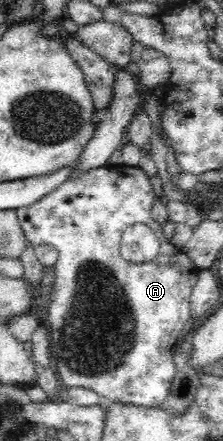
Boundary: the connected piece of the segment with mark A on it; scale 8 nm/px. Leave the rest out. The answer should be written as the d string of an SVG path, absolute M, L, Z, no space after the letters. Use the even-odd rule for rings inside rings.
M115 160L109 166L95 168L77 177L72 177L64 184L61 184L60 187L55 188L50 194L43 196L38 202L27 207L16 209L17 217L19 218L19 223L21 224L26 240L30 241L34 247L43 244L53 246L58 253L54 268L56 280L54 280L53 284L53 290L56 290L56 292L52 291L52 300L50 300L48 308L48 315L50 317L49 352L50 357L54 358L55 368L58 370L60 378L62 378L62 384L64 384L67 389L74 388L74 386L82 386L82 388L94 390L94 392L107 403L130 404L144 408L160 407L164 400L166 400L166 396L170 393L172 380L174 380L174 376L176 376L176 365L174 365L172 348L174 348L176 342L178 342L178 336L180 336L180 333L184 330L184 324L191 318L190 299L192 289L196 284L196 278L198 278L198 272L200 271L183 250L180 251L175 246L172 246L172 243L164 237L161 224L155 221L154 217L151 215L151 206L153 200L156 198L154 189L152 189L152 185L150 184L151 177L152 176L148 176L138 166L122 165ZM138 224L148 226L160 243L159 256L154 257L154 260L144 263L132 263L124 260L121 257L121 250L119 249L122 231L126 227Z

